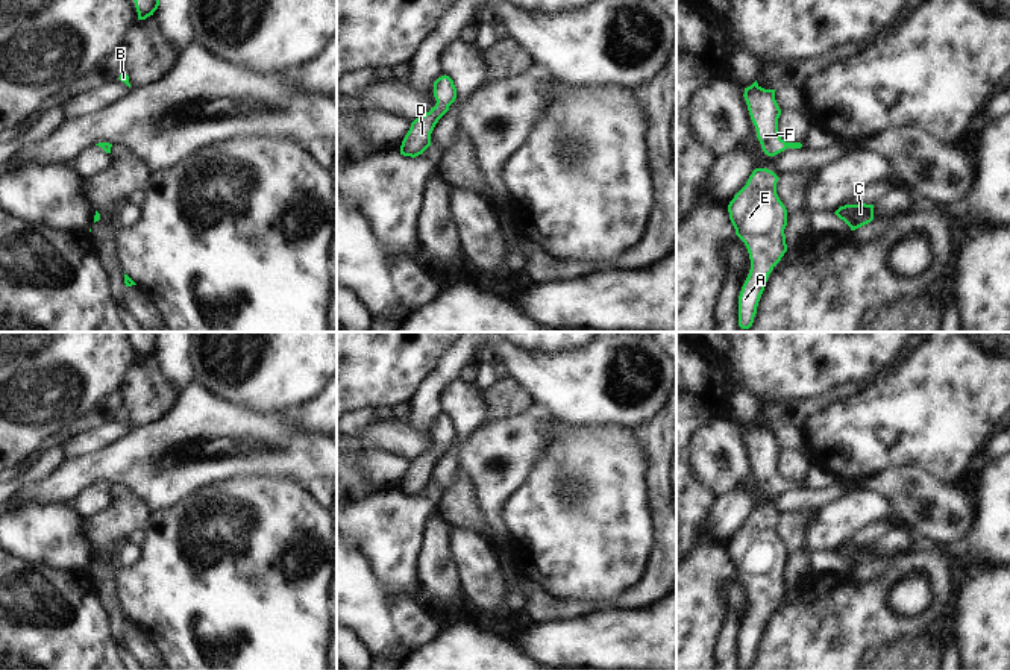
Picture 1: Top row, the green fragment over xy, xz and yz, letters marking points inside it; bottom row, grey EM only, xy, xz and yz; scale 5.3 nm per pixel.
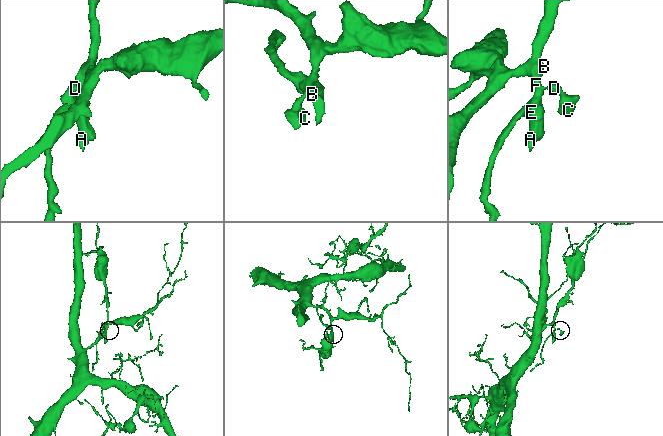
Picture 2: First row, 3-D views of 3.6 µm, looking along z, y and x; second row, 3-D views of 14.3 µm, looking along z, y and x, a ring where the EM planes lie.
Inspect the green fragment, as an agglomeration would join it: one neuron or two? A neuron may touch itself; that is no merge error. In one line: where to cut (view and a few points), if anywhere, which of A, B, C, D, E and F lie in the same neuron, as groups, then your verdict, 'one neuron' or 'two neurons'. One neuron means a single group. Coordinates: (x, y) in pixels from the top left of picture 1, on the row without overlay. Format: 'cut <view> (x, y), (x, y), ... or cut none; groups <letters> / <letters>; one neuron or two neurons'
cut none; groups A B C D E F; one neuron

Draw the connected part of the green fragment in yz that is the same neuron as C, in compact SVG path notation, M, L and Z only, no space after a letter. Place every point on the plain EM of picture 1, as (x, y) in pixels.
M845 544L834 552L840 559L843 559L851 570L855 570L874 559L874 544Z

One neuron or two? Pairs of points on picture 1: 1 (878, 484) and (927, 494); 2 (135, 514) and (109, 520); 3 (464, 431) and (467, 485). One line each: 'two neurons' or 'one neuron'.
1: one neuron
2: one neuron
3: two neurons

